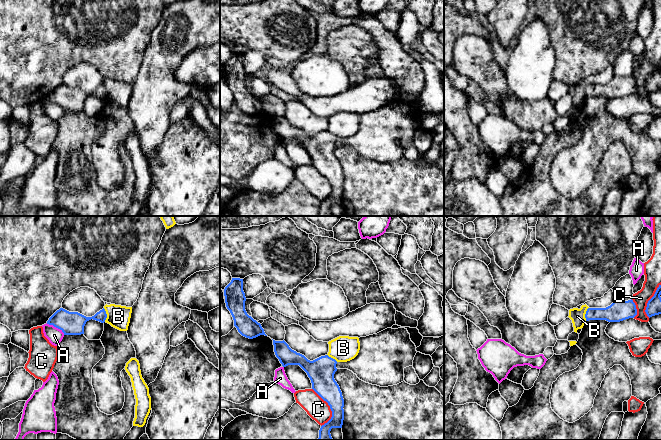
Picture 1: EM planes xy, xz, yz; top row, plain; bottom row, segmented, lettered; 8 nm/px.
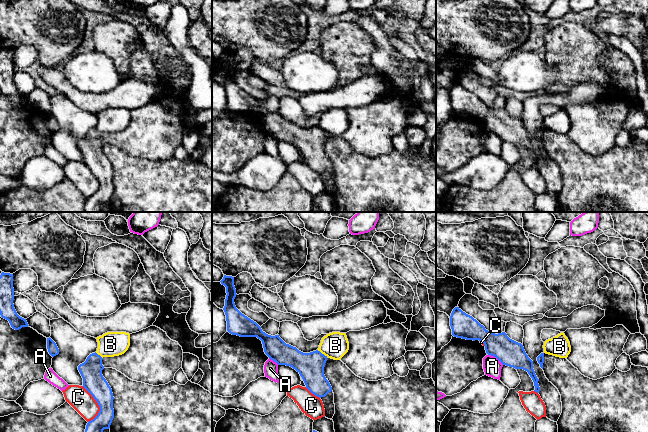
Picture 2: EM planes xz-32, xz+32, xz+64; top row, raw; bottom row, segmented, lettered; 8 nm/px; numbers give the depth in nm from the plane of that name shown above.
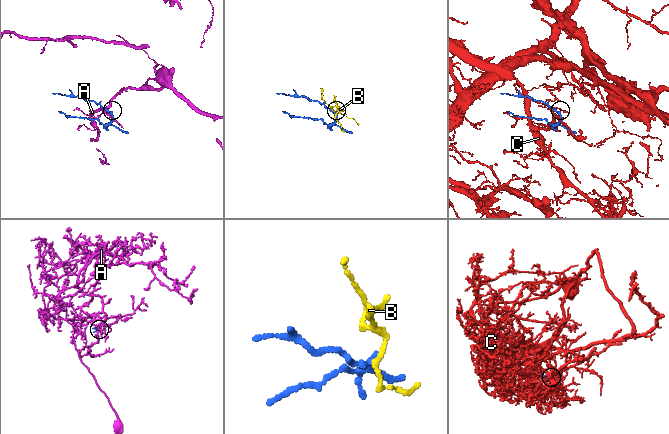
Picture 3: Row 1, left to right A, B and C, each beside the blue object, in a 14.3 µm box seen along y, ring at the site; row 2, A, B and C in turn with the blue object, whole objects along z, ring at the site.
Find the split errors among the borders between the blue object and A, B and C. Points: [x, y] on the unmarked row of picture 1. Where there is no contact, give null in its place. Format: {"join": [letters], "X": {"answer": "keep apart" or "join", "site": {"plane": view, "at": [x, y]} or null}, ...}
{"join": [], "A": {"answer": "keep apart", "site": {"plane": "xy", "at": [55, 102]}}, "B": {"answer": "keep apart", "site": {"plane": "xy", "at": [106, 91]}}, "C": {"answer": "keep apart", "site": {"plane": "xz", "at": [330, 184]}}}

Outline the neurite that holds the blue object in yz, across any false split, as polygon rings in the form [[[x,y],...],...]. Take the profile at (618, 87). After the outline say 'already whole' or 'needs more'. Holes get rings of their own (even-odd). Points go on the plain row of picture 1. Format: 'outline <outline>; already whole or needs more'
outline [[[633,76],[614,77],[606,84],[588,84],[585,90],[586,97],[606,96],[608,98],[620,98],[637,91],[636,81]]]; already whole

